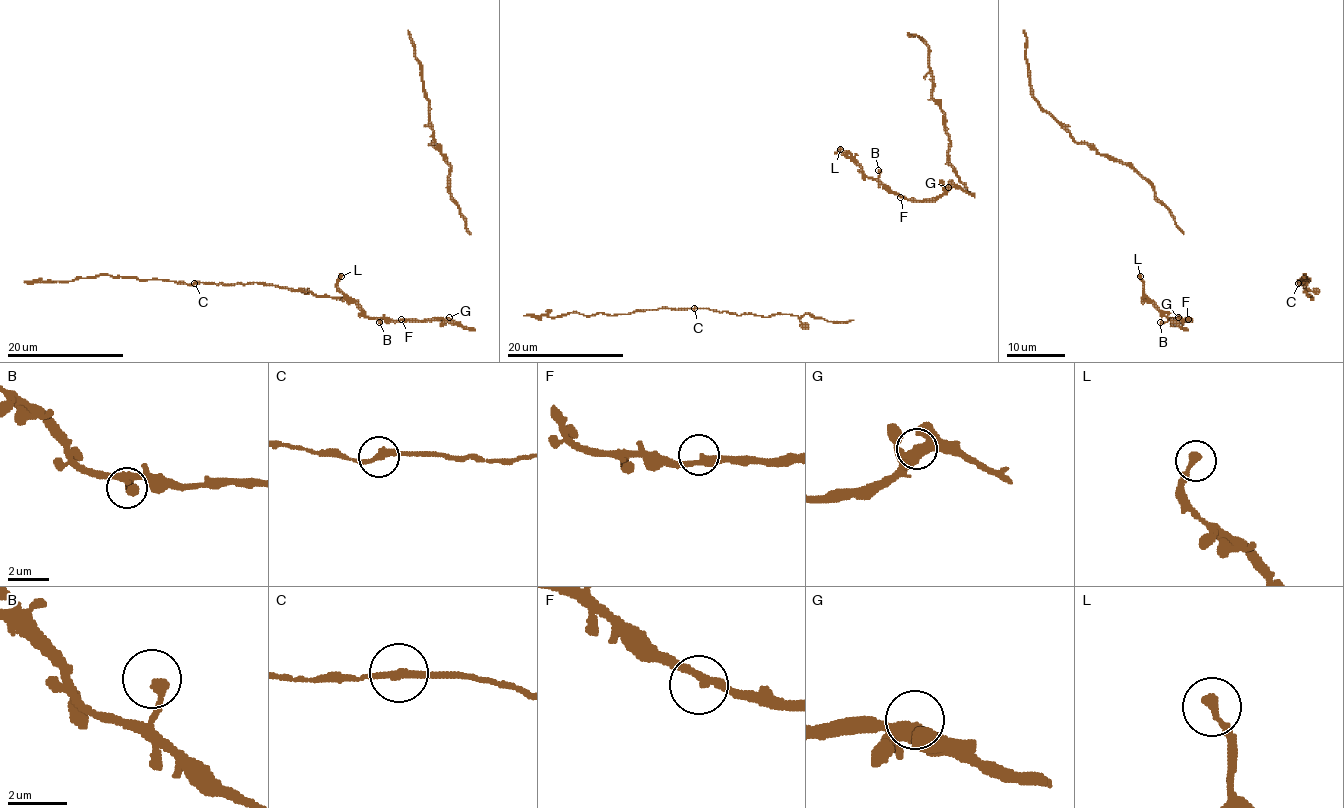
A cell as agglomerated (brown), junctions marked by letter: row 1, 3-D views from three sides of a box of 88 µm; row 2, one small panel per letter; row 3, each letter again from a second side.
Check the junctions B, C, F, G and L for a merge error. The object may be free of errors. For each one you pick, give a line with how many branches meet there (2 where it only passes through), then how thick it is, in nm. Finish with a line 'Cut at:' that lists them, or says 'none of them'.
Cut at: none of them

